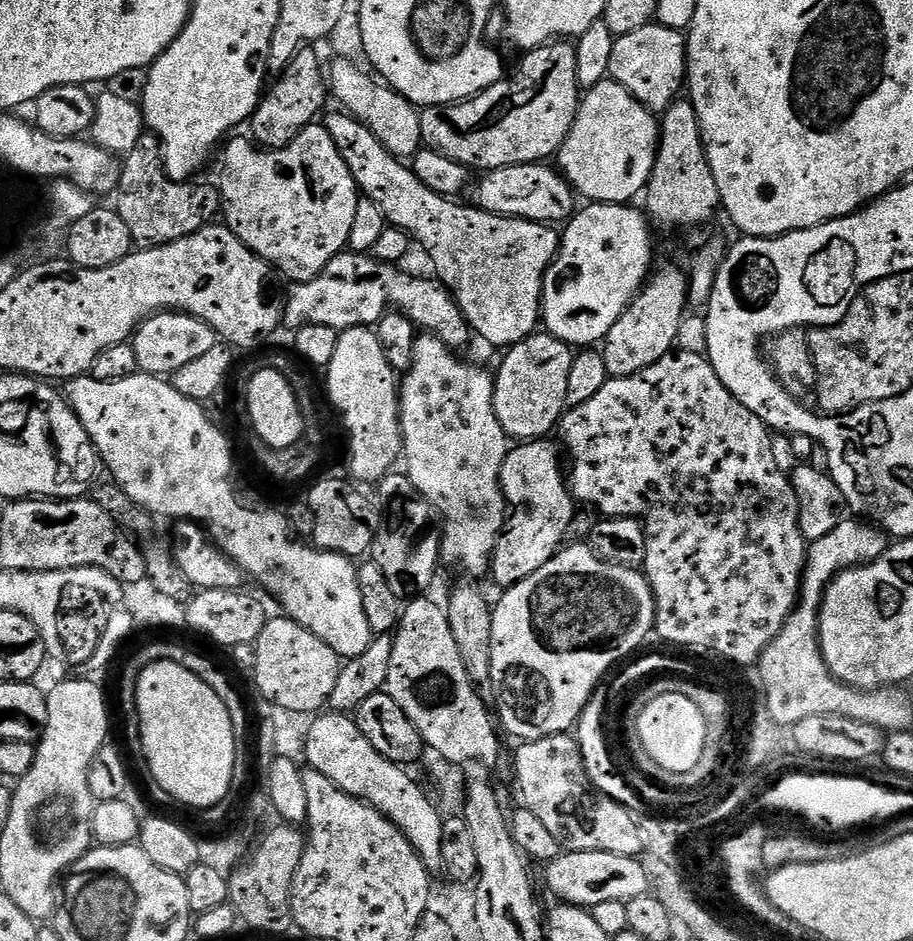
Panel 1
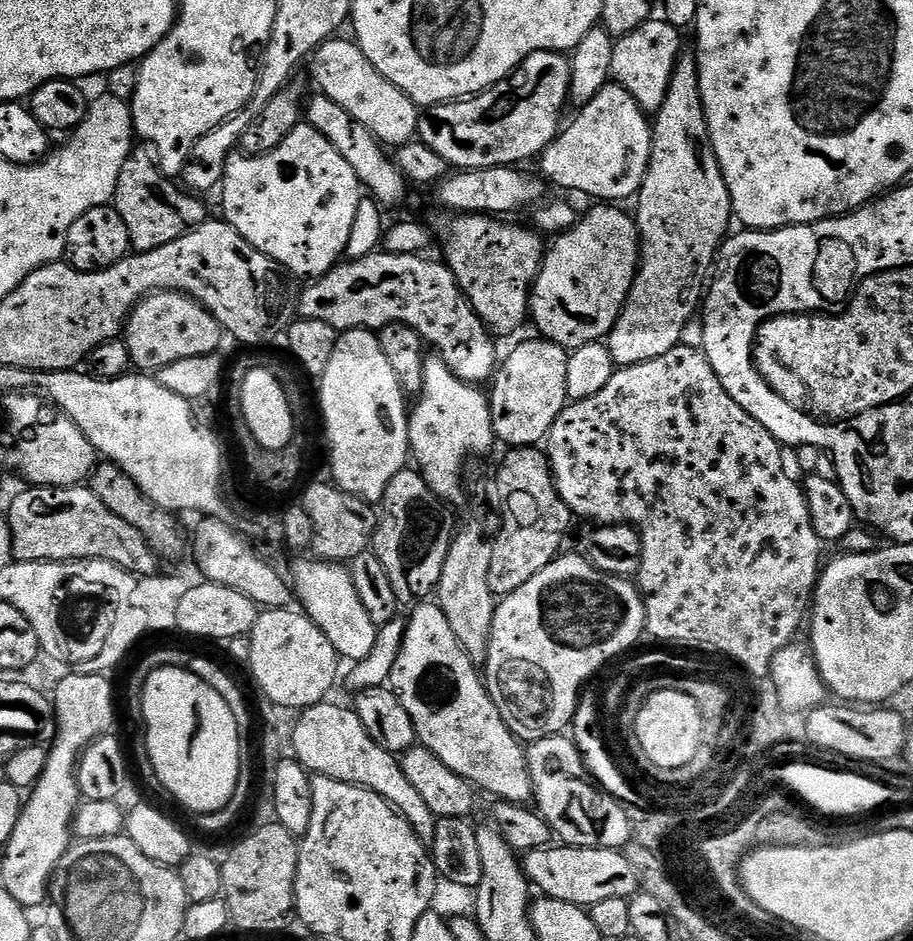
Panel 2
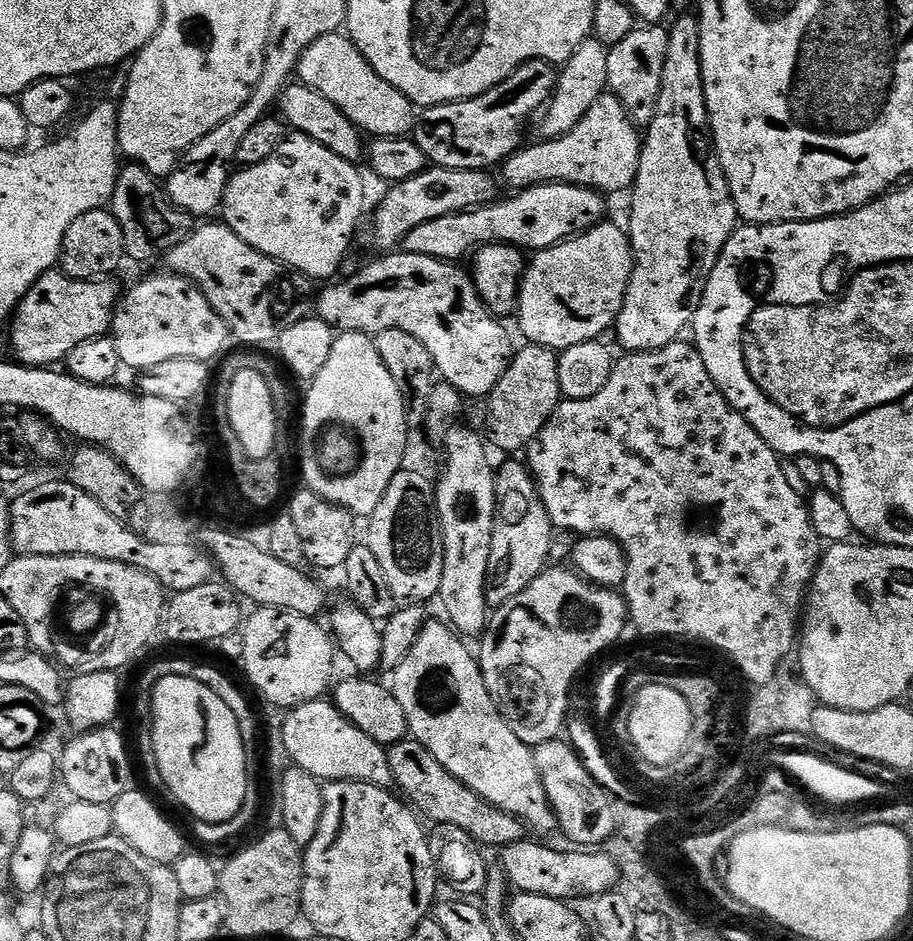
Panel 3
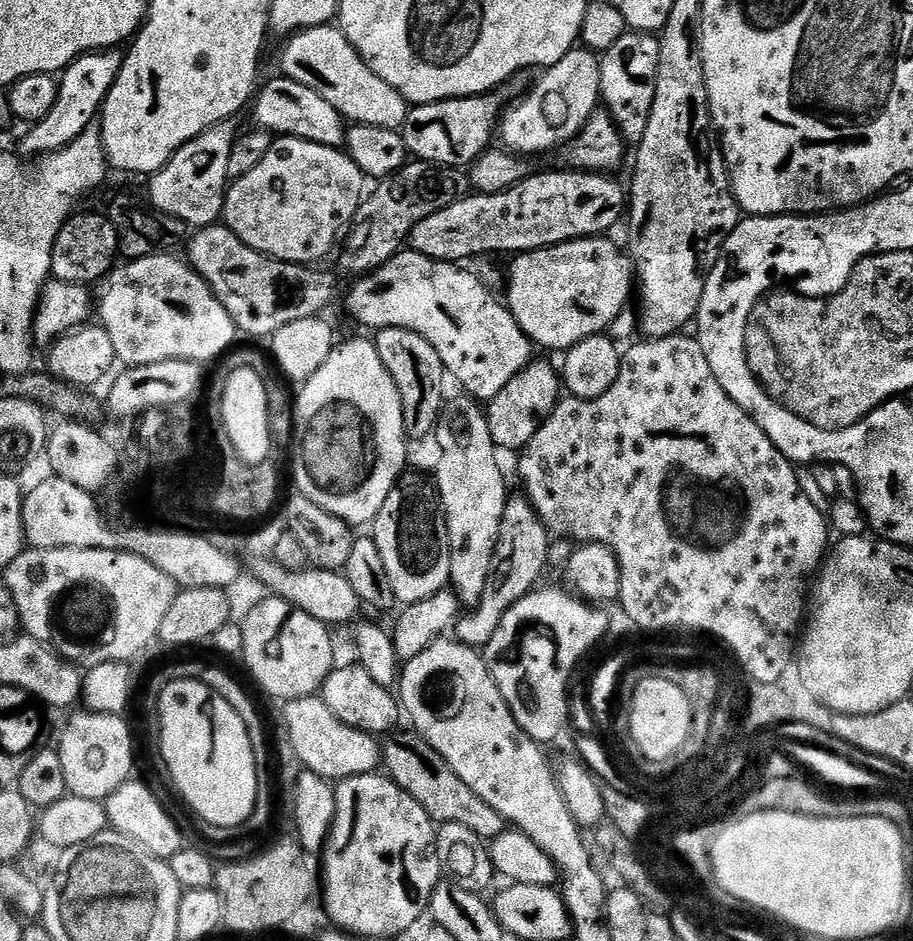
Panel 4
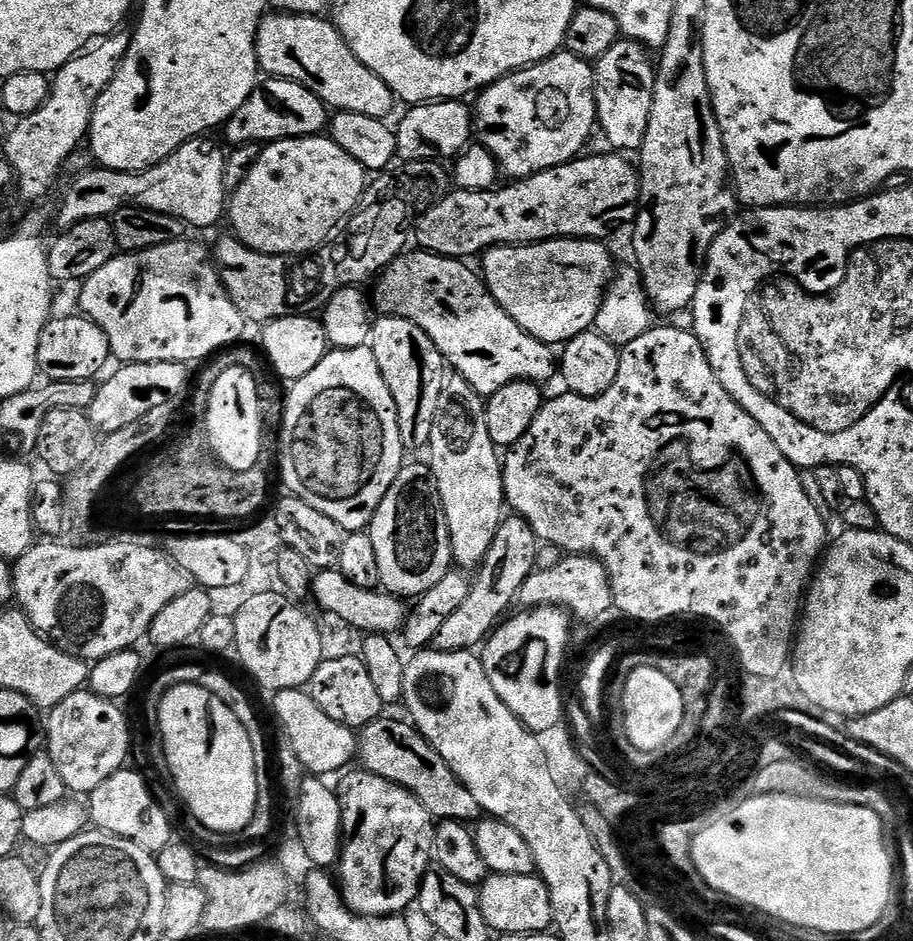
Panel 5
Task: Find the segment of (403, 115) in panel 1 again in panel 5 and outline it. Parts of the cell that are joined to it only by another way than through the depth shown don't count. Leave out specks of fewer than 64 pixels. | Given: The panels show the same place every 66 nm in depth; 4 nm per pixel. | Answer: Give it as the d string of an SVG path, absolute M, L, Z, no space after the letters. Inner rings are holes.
M268 14L256 32L256 60L269 77L293 80L306 86L323 104L336 112L366 114L384 120L398 104L396 95L350 50L331 19L307 14Z

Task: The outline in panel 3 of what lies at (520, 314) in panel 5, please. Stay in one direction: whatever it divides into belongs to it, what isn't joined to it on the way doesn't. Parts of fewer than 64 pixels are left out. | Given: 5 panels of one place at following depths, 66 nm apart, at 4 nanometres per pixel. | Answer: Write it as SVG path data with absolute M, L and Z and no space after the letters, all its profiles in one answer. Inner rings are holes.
M601 222L570 240L555 244L553 248L541 248L533 255L536 256L533 260L531 257L527 261L518 301L518 317L525 341L541 344L544 348L563 350L582 342L600 340L603 332L615 325L632 273L632 242L621 225L619 228L608 223Z

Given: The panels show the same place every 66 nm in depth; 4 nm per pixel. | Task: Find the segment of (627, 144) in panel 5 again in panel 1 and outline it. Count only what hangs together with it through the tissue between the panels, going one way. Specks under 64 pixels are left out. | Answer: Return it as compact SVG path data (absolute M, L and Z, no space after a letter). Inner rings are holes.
M659 22L642 26L630 34L622 34L614 39L614 50L610 50L610 70L608 76L616 80L638 102L642 102L652 112L663 114L670 105L681 99L686 88L688 74L688 41L685 33L668 28Z

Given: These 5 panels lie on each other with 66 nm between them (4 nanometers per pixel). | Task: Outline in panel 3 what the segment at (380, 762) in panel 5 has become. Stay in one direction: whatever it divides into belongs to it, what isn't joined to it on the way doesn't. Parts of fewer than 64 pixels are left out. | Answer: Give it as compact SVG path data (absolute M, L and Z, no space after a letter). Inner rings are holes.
M405 738L391 745L388 748L388 761L395 783L400 783L399 791L407 797L411 807L421 817L429 816L433 825L462 826L466 834L473 836L488 850L503 850L514 842L525 839L526 825L523 820L486 802L486 798L482 798L461 780L454 778L454 774L450 774L450 770L446 770L442 762L438 762L438 758L434 758L434 754L430 754L430 750L426 750L426 746L422 746L417 740Z

